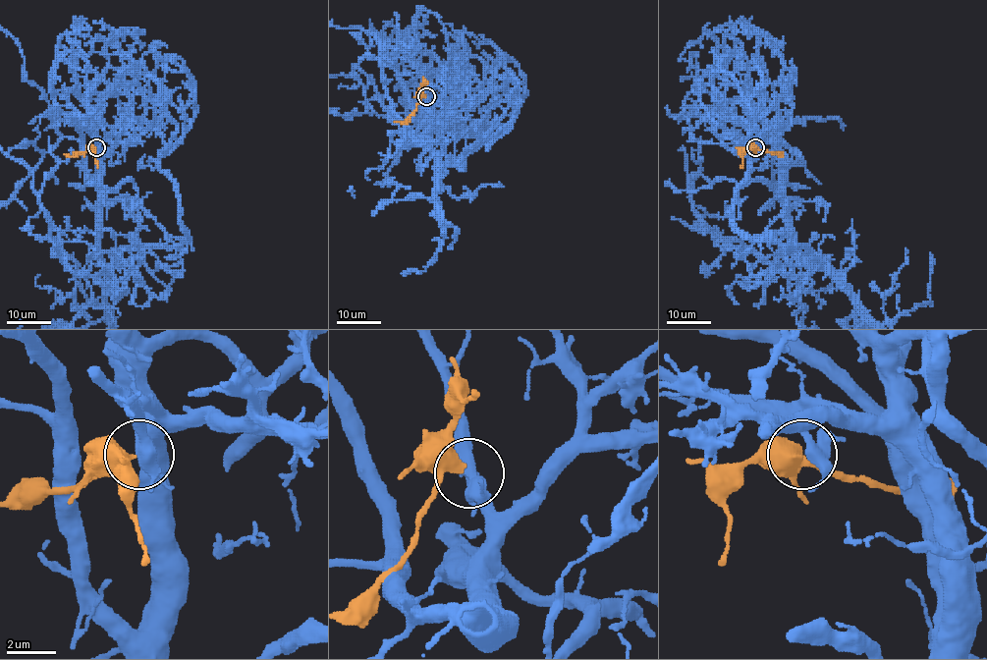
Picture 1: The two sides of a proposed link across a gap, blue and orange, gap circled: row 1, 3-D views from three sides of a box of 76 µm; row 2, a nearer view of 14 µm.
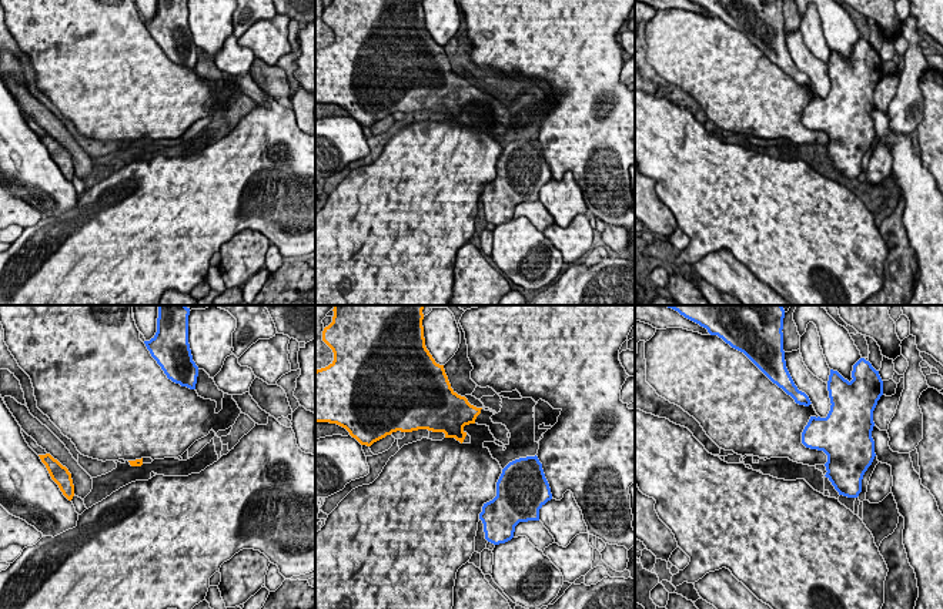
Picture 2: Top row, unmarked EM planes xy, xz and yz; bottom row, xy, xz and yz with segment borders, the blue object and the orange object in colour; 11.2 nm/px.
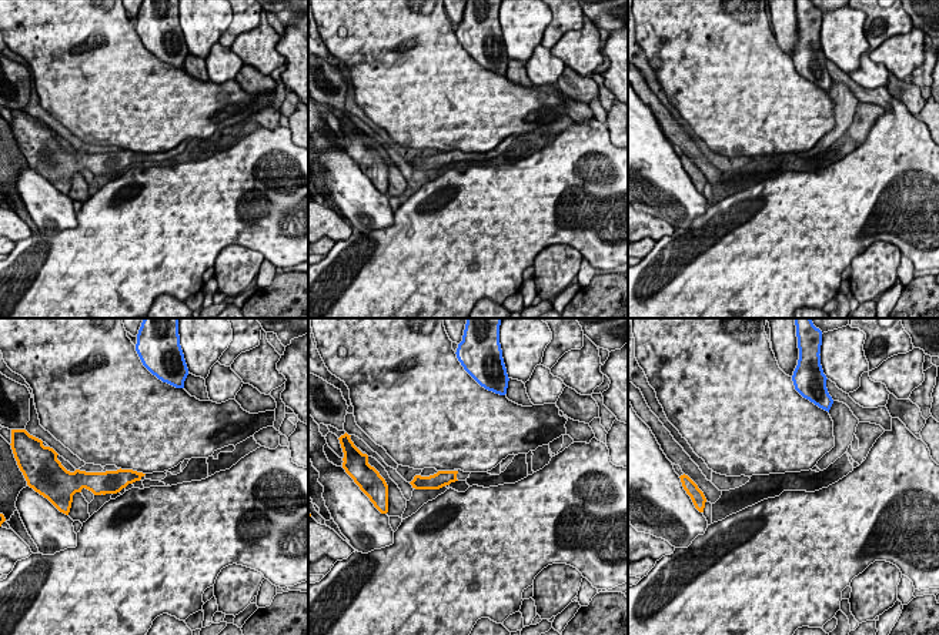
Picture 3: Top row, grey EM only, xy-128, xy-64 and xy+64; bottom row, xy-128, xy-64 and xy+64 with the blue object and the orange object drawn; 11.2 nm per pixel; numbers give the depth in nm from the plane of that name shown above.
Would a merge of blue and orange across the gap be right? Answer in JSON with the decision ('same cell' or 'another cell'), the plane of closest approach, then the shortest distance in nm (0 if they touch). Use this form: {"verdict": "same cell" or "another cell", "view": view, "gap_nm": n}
{"verdict": "another cell", "view": "xz", "gap_nm": 550}

